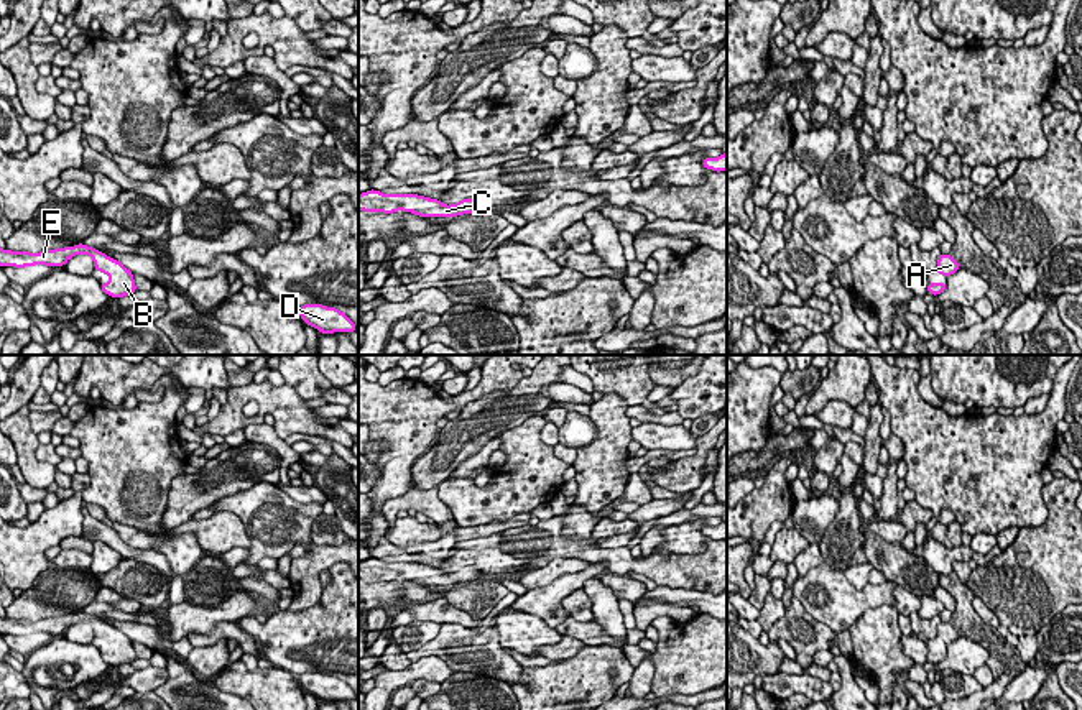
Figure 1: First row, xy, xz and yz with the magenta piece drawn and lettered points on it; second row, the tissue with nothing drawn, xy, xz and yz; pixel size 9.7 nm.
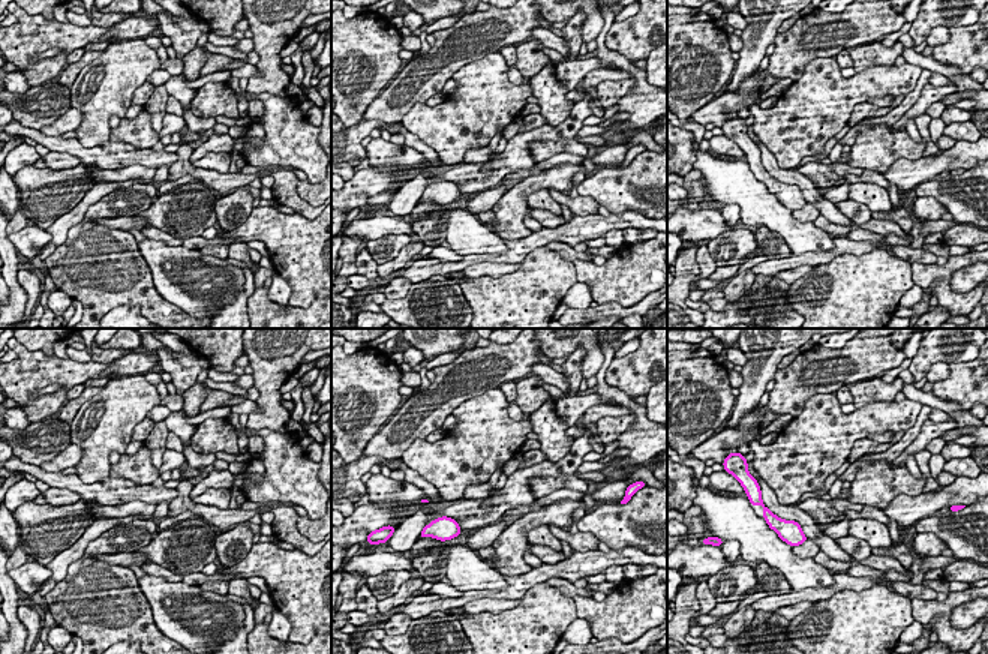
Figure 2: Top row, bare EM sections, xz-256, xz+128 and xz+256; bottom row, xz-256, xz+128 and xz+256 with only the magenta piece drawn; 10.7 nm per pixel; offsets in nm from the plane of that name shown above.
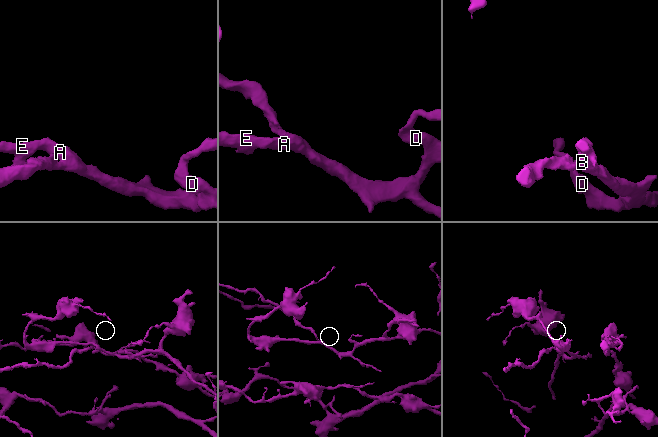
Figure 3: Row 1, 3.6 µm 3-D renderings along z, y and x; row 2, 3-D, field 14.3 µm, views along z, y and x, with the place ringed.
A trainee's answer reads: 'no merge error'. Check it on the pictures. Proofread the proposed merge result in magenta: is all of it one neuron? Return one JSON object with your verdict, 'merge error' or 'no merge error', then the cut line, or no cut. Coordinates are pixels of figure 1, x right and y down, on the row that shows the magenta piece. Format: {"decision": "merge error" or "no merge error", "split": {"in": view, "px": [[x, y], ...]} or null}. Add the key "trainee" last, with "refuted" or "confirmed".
{"decision": "no merge error", "split": null, "trainee": "confirmed"}

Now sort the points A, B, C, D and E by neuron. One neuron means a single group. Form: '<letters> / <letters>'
A B C D E

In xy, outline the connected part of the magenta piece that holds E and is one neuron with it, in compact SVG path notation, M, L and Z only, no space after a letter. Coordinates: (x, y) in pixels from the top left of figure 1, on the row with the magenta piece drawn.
M77 243L74 247L44 250L39 253L12 251L0 248L0 266L25 268L25 266L44 265L48 268L49 266L56 268L56 266L64 266L67 260L76 255L89 255L94 261L94 268L110 278L109 283L100 283L100 288L107 296L118 299L136 293L133 273L130 270L127 270L120 261L112 260L97 248L87 247L84 243Z

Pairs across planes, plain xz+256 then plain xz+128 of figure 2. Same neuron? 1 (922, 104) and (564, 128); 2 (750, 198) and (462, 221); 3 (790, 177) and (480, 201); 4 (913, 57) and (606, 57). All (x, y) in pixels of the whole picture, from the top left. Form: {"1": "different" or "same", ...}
{"1": "same", "2": "same", "3": "different", "4": "same"}

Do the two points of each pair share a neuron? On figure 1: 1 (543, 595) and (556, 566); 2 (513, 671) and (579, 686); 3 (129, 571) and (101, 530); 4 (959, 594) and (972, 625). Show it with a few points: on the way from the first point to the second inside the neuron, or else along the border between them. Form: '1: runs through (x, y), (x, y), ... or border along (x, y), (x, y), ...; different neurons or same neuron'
1: border along (584, 571), (561, 574), (528, 590); different neurons
2: border along (523, 669), (522, 677), (510, 684); different neurons
3: border along (122, 556), (134, 557), (138, 562); different neurons
4: runs through (964, 602), (964, 617); same neuron

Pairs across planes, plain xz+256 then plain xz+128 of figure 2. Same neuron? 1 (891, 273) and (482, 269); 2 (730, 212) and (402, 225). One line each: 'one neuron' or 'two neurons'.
1: two neurons
2: two neurons

